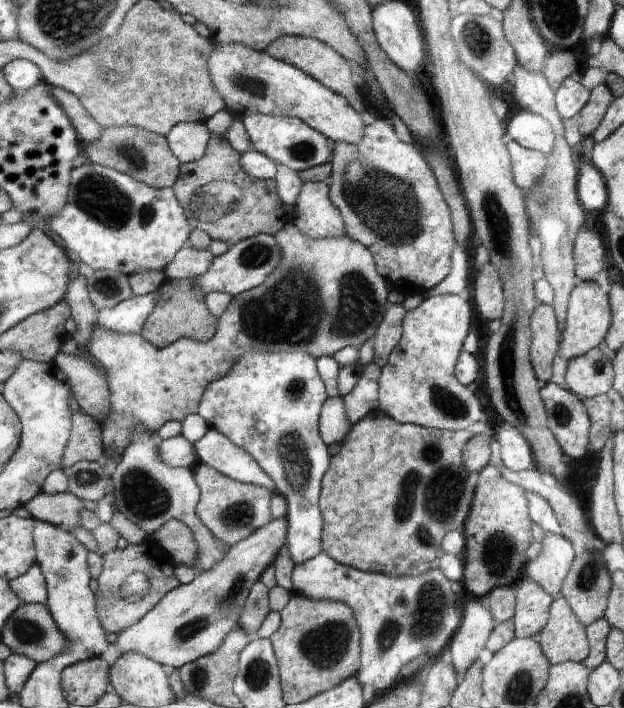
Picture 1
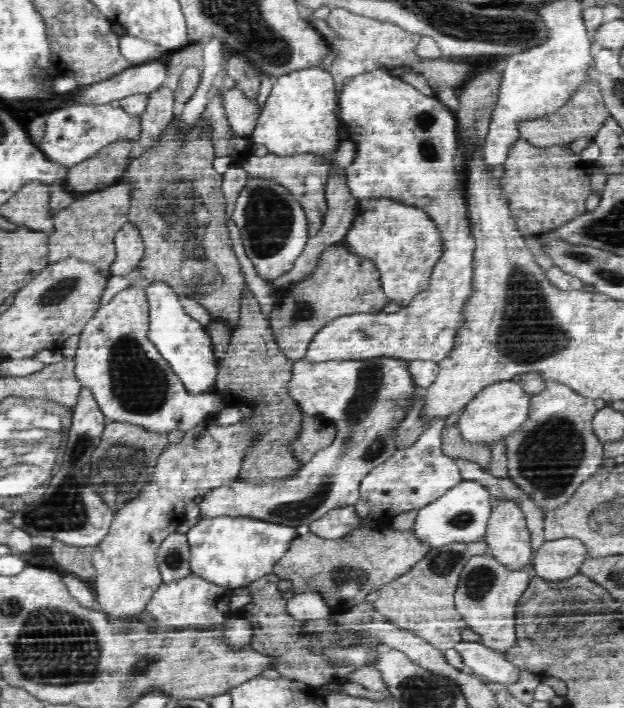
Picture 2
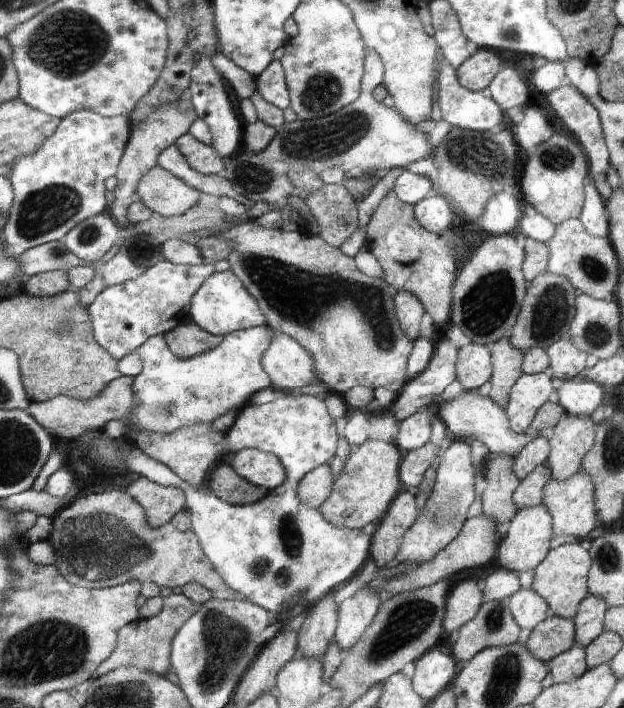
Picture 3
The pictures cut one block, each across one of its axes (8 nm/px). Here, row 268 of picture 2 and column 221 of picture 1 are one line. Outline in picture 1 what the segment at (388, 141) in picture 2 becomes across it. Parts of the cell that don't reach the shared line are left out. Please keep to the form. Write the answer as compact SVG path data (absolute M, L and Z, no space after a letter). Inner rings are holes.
M208 429L193 445L198 453L197 463L210 466L240 483L264 486L270 493L276 491L272 478L266 476L255 458L232 444L223 433Z

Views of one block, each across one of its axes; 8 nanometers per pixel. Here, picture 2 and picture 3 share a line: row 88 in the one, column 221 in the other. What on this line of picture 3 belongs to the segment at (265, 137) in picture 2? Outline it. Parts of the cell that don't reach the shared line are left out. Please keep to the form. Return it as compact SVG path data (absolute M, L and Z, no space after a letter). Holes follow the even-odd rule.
M215 271L195 292L191 300L190 318L206 332L226 338L231 332L246 330L250 327L262 327L267 324L267 316L260 302L247 291L243 281L230 271Z

